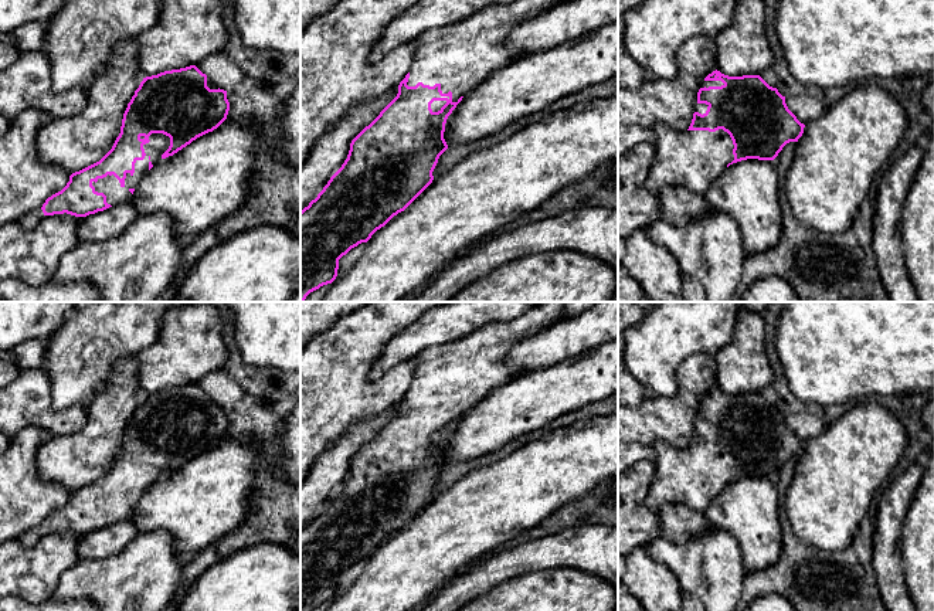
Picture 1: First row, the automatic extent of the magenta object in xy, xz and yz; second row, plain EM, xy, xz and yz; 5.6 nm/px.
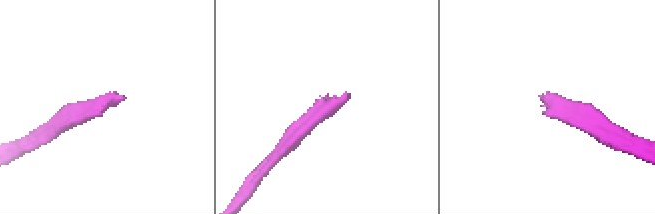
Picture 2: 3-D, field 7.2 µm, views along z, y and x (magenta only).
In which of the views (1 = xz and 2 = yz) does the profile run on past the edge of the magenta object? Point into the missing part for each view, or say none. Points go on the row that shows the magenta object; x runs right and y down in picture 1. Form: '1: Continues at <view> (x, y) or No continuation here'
1: Continues at xz (461, 55)
2: Continues at yz (693, 159)

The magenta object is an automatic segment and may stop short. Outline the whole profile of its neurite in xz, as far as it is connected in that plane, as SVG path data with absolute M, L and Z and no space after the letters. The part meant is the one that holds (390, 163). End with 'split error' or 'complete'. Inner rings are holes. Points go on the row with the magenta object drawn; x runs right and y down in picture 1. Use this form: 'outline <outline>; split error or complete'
outline M517 0L510 4L489 6L446 27L421 34L410 72L398 85L397 96L350 143L347 159L330 177L315 200L300 211L300 302L337 276L339 259L351 248L367 242L394 215L404 211L434 180L432 172L439 156L448 149L444 139L448 116L462 98L492 72L506 67L514 58L506 40L522 23L539 16L560 0Z; split error

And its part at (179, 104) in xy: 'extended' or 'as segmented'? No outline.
extended

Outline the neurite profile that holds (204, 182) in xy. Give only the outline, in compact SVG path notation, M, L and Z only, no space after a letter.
M248 119L224 120L213 132L157 162L135 189L130 203L139 215L167 214L180 240L197 237L244 204L257 164L257 136L258 128Z

